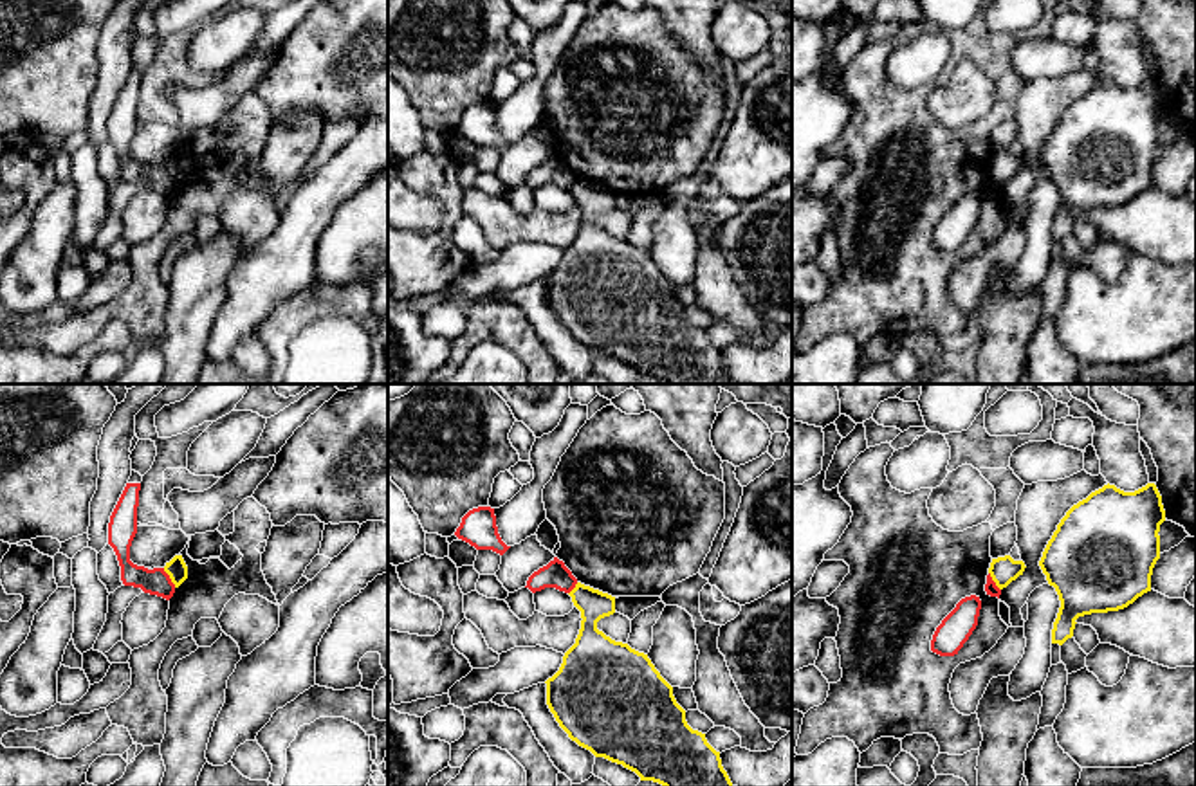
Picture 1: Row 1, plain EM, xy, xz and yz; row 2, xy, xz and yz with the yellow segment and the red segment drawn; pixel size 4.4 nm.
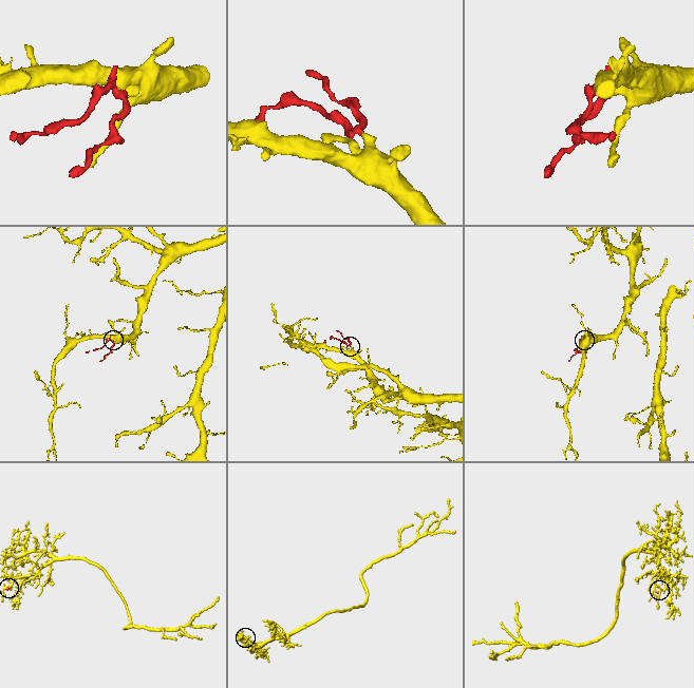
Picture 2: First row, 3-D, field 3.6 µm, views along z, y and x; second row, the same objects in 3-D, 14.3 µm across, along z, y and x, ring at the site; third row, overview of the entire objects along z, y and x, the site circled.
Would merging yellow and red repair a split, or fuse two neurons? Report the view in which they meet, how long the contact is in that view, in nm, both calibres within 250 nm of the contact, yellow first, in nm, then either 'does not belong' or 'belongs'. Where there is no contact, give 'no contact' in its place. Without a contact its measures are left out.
xy | 110 nm | 90/120 nm | does not belong

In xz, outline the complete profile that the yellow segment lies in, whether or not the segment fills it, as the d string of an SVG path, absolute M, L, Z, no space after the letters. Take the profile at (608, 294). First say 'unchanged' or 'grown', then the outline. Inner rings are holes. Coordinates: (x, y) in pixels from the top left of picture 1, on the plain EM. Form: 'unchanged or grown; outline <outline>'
unchanged; outline M581 178L568 191L581 207L581 225L559 267L545 278L547 301L568 334L595 353L622 361L640 377L653 377L664 384L732 384L720 348L707 339L705 330L687 321L673 283L648 251L597 225L601 215L615 209L615 193Z

